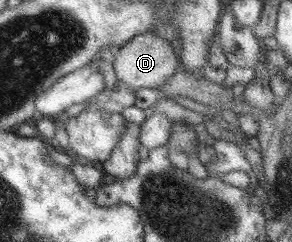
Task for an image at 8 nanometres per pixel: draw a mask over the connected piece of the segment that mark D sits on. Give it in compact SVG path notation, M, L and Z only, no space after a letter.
M150 30L136 34L131 40L116 48L112 67L118 82L135 91L139 88L156 88L177 70L172 46L165 38L159 38Z

